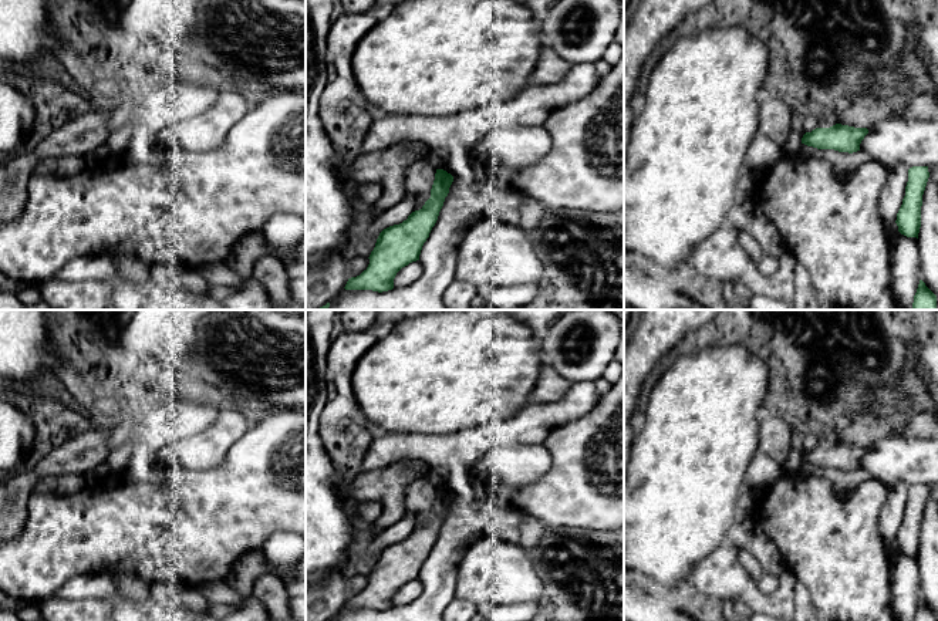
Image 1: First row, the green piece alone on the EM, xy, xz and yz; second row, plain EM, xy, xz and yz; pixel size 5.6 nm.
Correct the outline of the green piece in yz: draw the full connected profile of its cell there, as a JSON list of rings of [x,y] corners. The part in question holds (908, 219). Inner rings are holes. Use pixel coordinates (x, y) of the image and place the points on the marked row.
[[[912,166],[908,169],[905,196],[897,213],[898,232],[907,237],[917,237],[921,227],[922,195],[929,178],[928,166]]]

